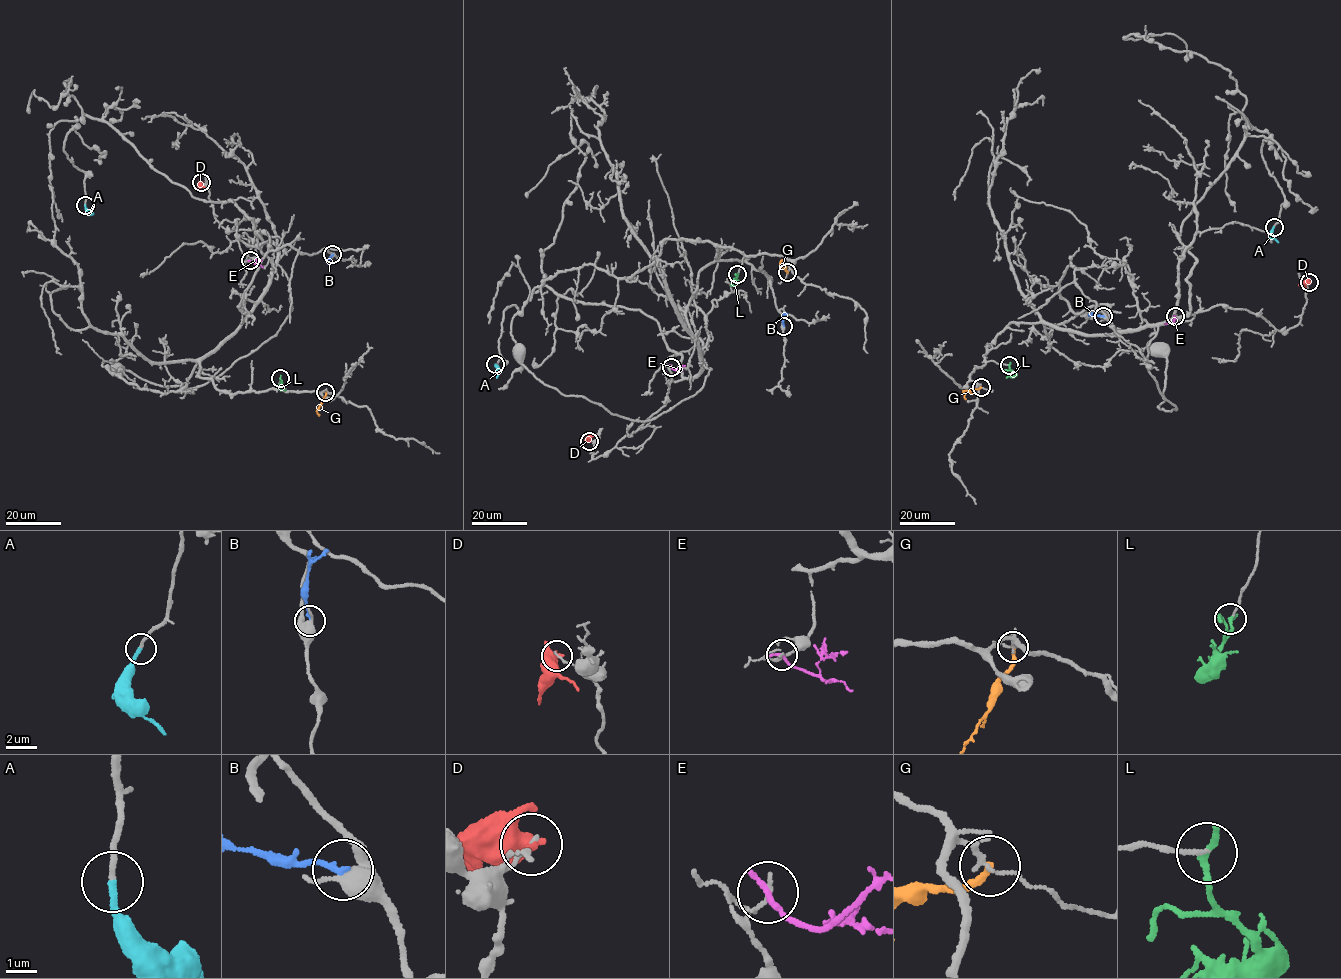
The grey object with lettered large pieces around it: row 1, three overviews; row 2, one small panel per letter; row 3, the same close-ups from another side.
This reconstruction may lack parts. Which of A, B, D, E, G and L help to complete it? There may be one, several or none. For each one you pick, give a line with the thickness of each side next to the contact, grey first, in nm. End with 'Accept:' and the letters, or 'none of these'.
A: 190 nm thick on the grey side, 240 nm on the other
Accept: A

